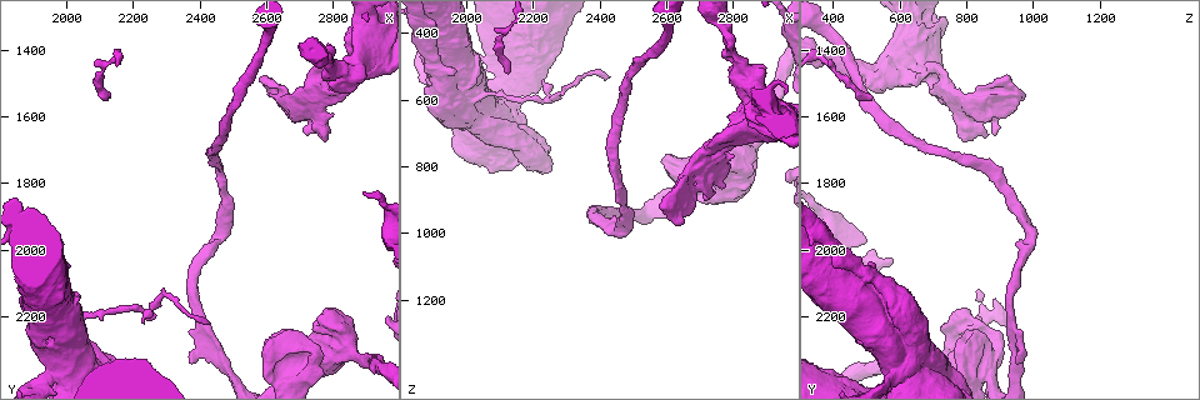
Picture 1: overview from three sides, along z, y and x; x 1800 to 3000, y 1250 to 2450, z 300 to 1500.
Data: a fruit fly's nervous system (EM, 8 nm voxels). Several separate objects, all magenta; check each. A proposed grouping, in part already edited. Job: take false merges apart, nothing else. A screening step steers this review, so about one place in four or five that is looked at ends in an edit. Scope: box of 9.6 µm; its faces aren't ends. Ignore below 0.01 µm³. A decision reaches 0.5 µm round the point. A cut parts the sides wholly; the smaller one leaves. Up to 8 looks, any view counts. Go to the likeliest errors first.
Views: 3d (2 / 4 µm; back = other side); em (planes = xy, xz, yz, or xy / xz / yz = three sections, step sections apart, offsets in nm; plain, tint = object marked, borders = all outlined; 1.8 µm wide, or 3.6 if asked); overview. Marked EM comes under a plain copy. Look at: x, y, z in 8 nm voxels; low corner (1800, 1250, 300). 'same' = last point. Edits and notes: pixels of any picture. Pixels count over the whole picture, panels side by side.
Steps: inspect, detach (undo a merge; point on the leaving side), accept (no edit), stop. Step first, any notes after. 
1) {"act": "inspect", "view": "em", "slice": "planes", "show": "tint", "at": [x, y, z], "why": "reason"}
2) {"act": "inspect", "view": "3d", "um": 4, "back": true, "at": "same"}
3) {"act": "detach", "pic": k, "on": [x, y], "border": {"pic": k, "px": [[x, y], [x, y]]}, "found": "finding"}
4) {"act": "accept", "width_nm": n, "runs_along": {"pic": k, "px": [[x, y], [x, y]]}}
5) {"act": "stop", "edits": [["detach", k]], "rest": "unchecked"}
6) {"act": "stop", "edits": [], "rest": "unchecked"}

{"act": "inspect", "view": "em", "um": 3.6, "slice": "planes", "show": "tint", "at": [1950, 2380, 580], "why": "sharp bend"}

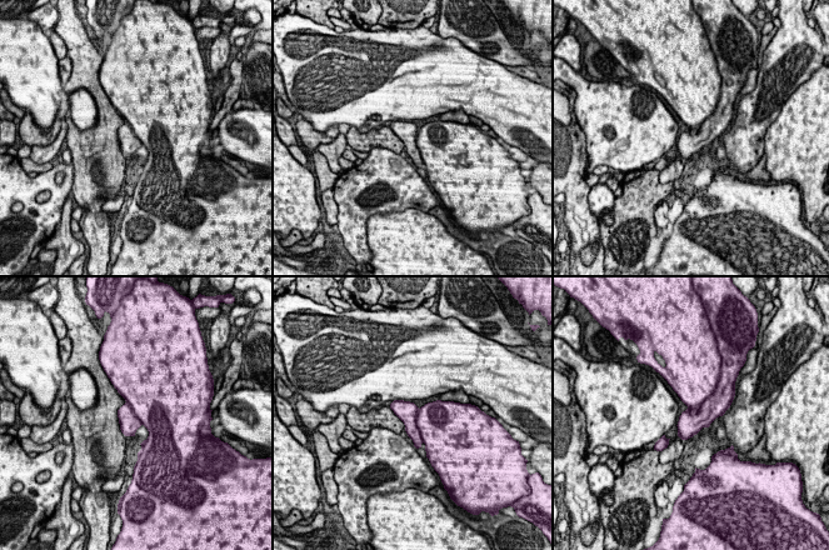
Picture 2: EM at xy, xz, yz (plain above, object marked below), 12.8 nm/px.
{"act": "detach", "pic": 2, "on": [715, 405], "border": {"pic": 2, "px": [[718, 381], [697, 410], [687, 409]]}, "found": "a second neuron is stuck on"}

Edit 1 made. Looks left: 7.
{"act": "inspect", "view": "overview", "why": "redraw"}

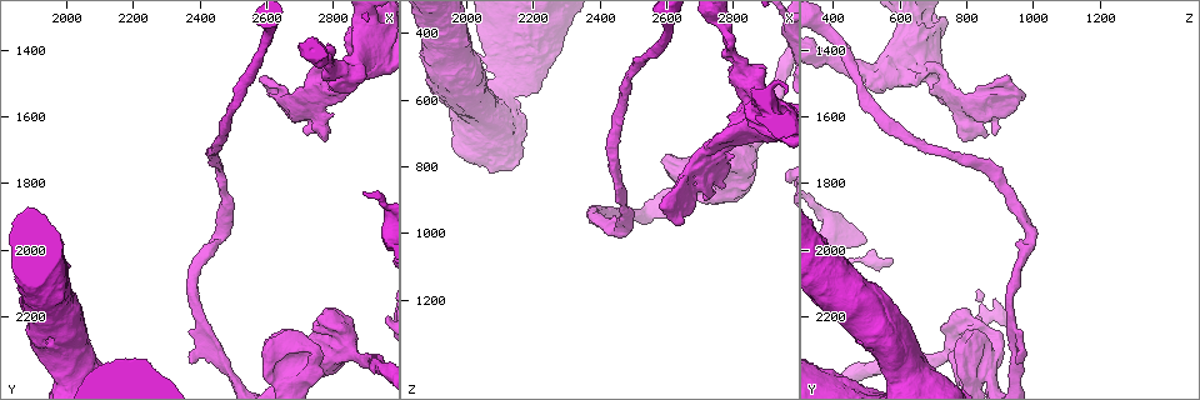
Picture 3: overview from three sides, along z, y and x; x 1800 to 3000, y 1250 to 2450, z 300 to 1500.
{"act": "inspect", "view": "em", "um": 3.6, "slice": "xz", "step": 8, "show": "tint", "at": [2740, 2340, 850]}

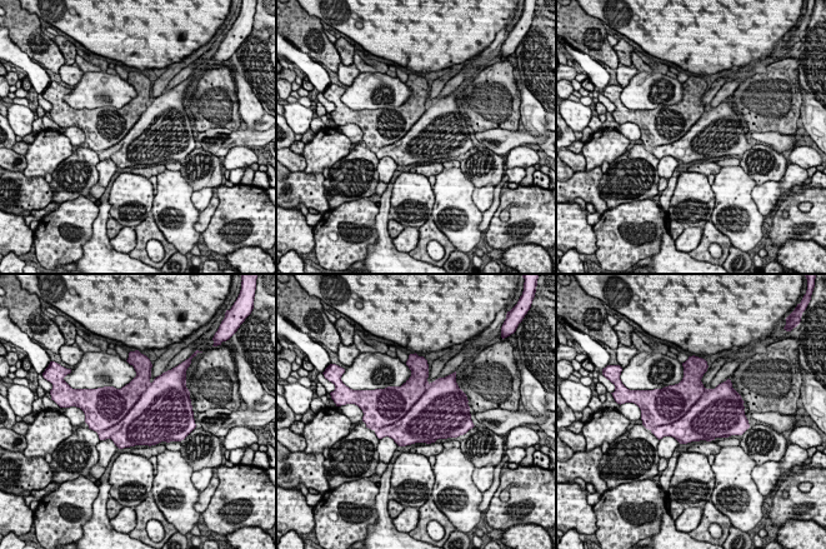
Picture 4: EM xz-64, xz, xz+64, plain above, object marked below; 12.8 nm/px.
{"act": "inspect", "view": "em", "um": 3.6, "slice": "planes", "show": "tint", "at": "same"}

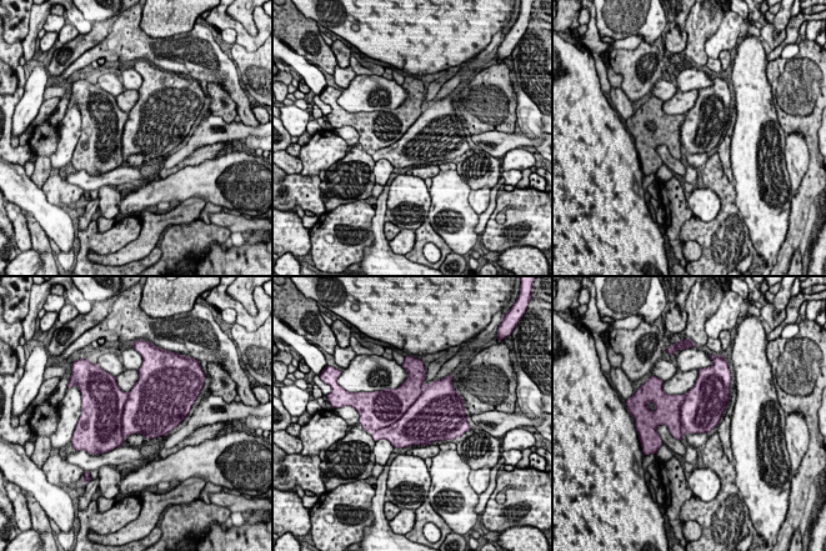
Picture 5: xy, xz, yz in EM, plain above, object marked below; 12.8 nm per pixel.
{"act": "detach", "pic": 5, "on": [386, 406], "width_nm": 600, "found": "two neurons meet here"}

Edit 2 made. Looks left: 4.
{"act": "inspect", "view": "em", "slice": "xz", "step": 4, "show": "tint", "at": [2650, 1550, 870], "why": "arms part here"}

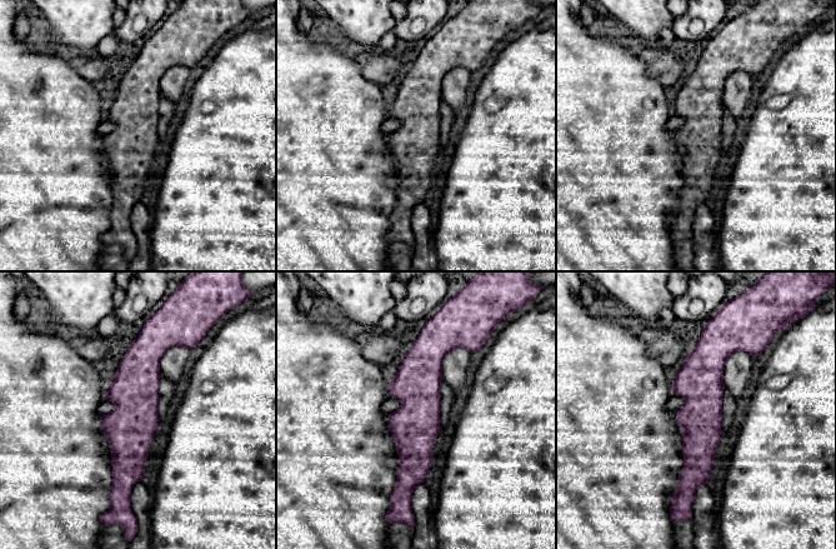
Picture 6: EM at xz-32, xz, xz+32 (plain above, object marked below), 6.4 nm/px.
{"act": "accept", "width_nm": 280, "found": "one neuron here"}

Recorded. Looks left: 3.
{"act": "stop", "edits": [["detach", 2], ["detach", 5]], "rest": "unchecked"}

